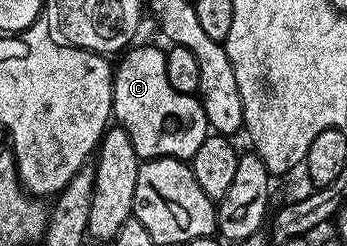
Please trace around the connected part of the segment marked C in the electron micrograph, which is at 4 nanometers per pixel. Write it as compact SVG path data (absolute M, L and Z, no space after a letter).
M131 46L117 61L114 67L114 105L113 118L117 126L122 127L132 140L132 149L136 149L139 160L180 159L190 161L194 158L200 145L204 144L208 134L206 114L202 100L197 94L185 95L172 87L168 81L166 51L158 47Z

